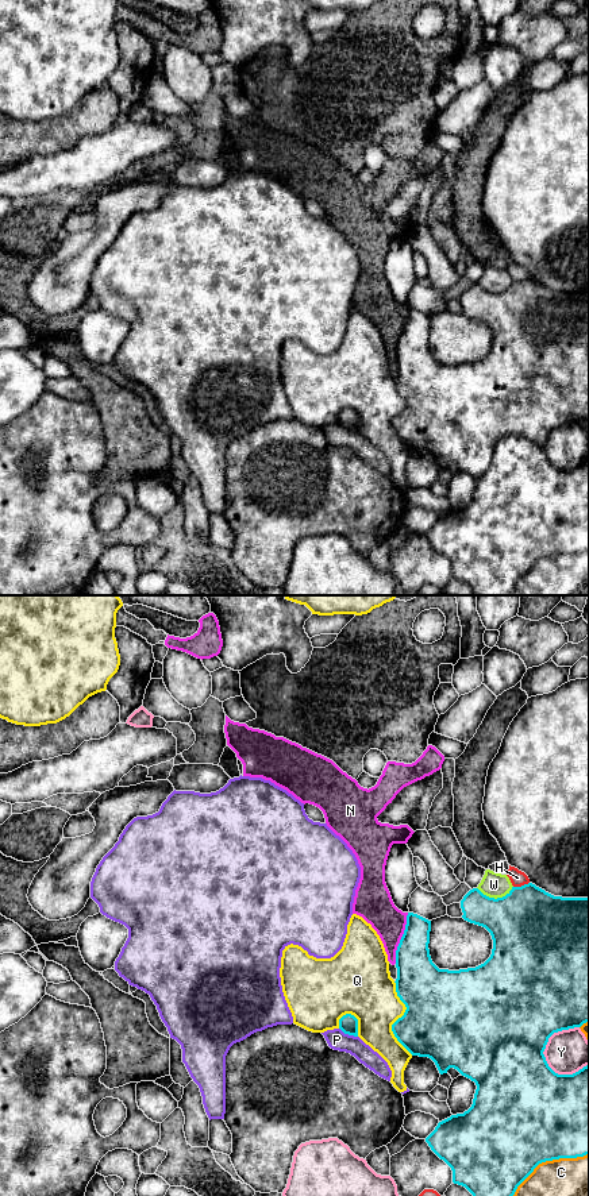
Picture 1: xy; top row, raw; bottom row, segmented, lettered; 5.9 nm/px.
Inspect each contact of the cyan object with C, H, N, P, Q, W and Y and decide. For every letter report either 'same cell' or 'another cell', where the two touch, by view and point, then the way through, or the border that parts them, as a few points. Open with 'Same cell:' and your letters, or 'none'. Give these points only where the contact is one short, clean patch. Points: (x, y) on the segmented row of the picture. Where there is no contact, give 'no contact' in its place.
Same cell: none
C: another cell; contact xy (547, 1160)
H: another cell; contact xy (522, 886)
N: another cell; contact xy (401, 938)
P: another cell; contact xy (349, 1034)
Q: another cell; contact xy (399, 1018)
W: another cell; contact xy (493, 898)
Y: another cell; contact xy (547, 1041)

